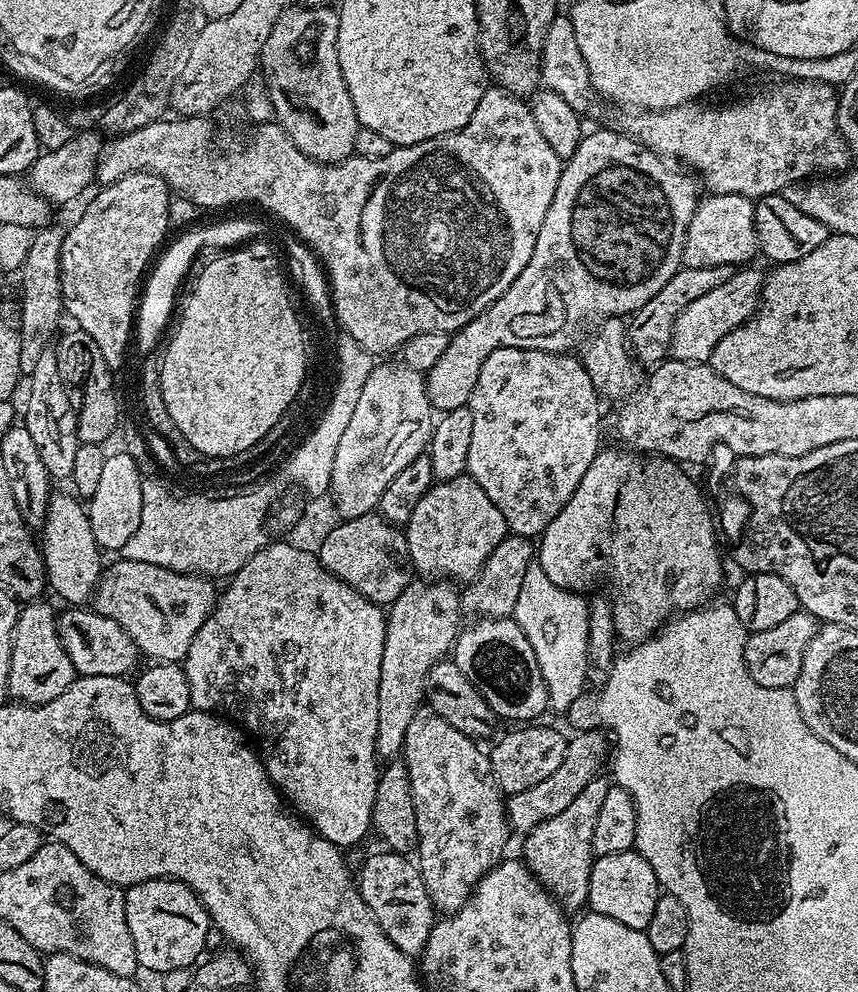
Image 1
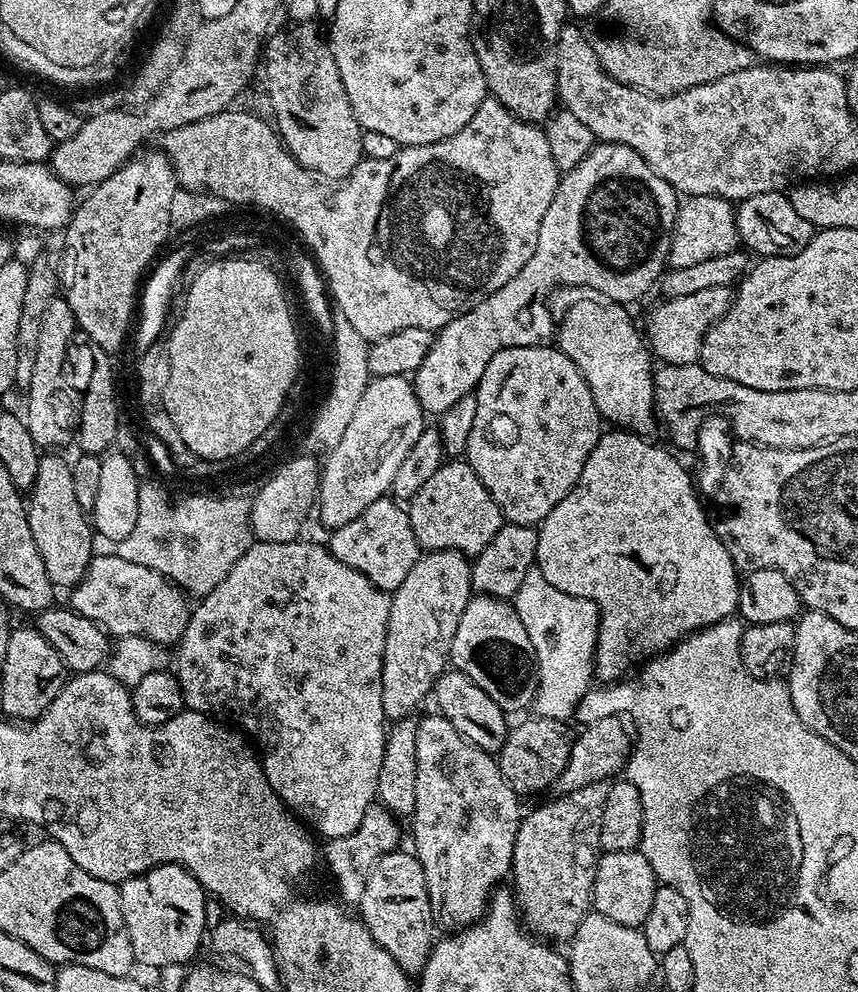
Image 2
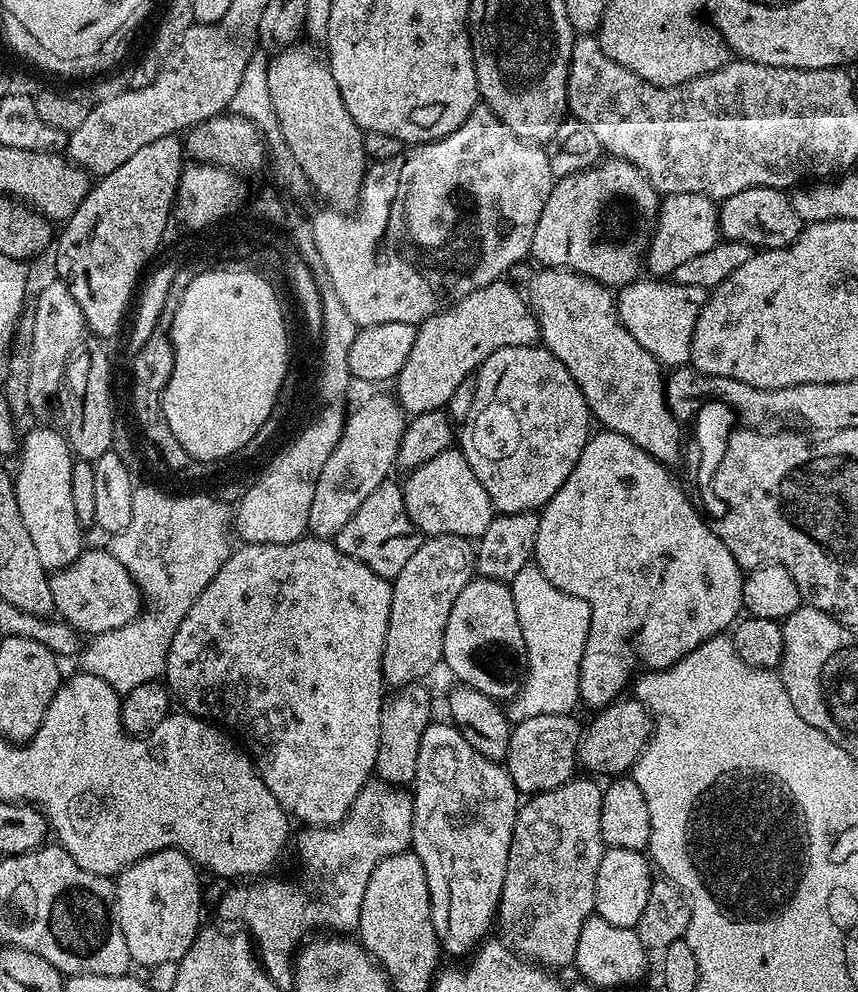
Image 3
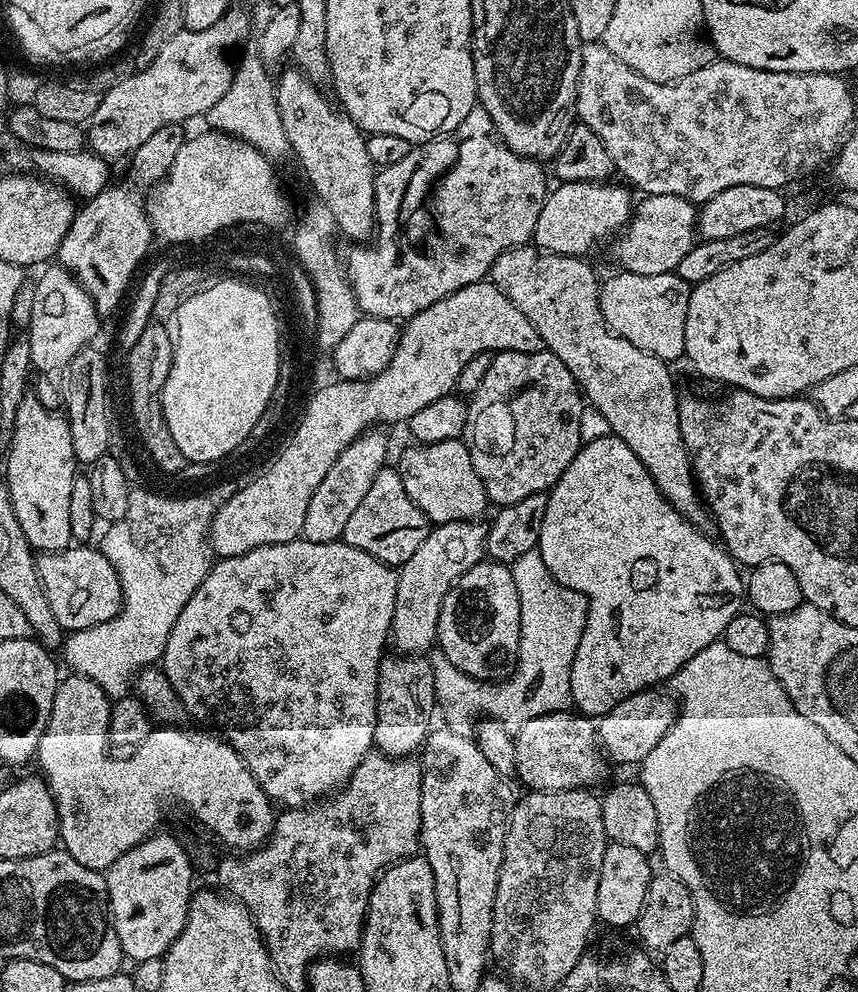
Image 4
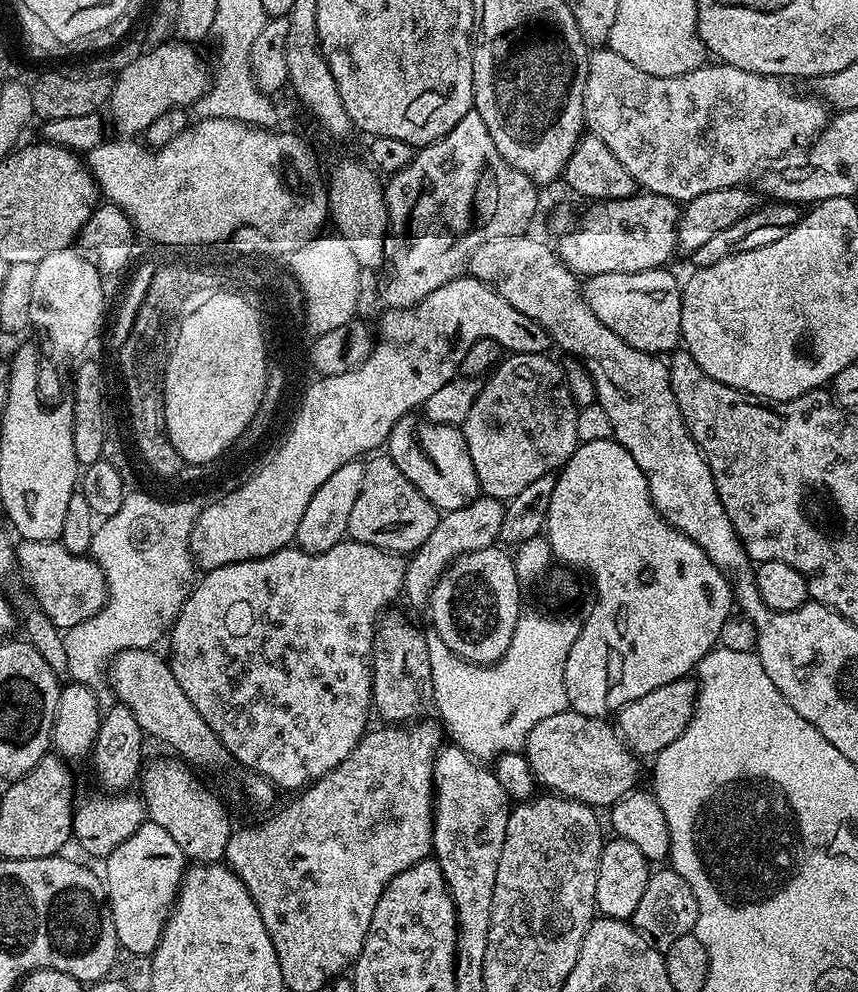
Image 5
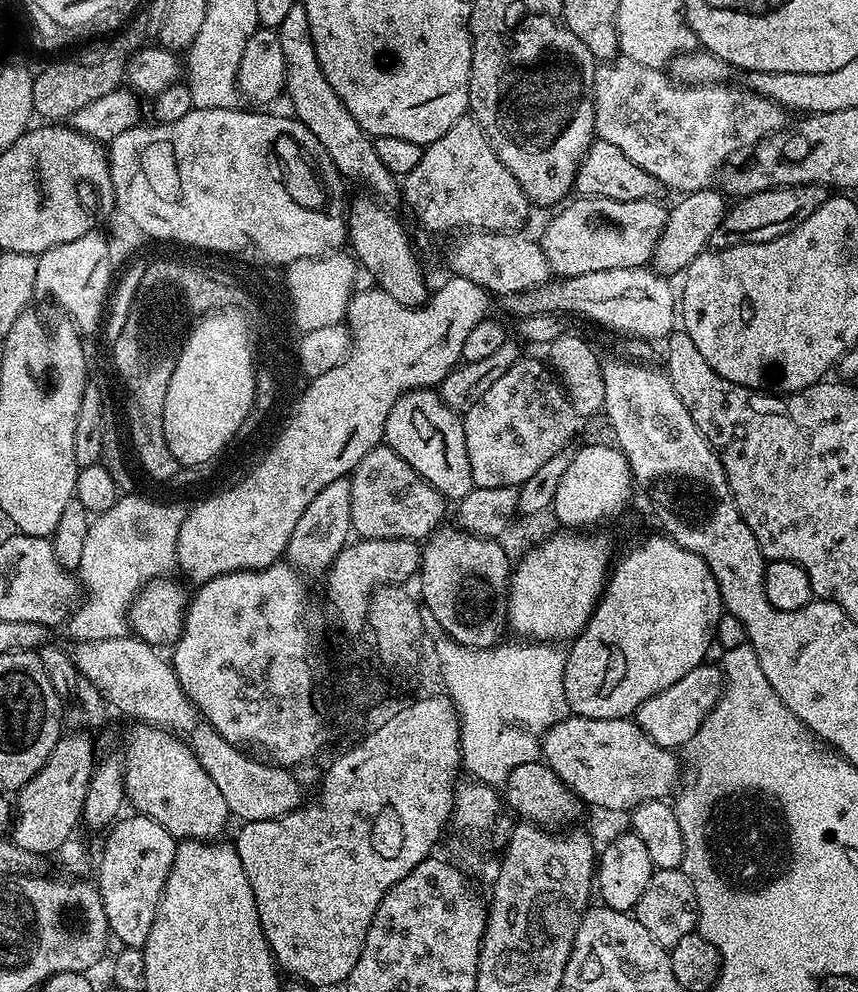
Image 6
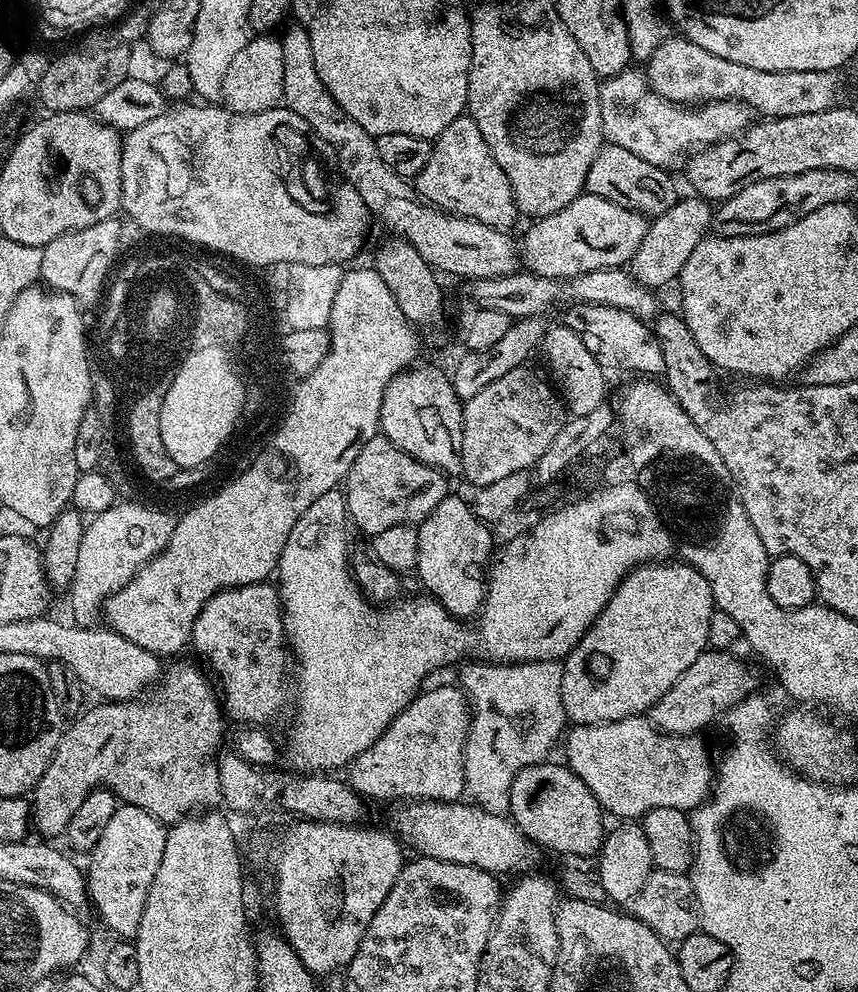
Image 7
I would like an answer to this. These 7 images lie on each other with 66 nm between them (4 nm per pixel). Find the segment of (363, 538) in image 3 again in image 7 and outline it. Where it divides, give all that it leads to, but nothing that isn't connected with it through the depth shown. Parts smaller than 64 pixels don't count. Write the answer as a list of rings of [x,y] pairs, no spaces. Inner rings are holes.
[[[377,434],[358,450],[354,466],[350,466],[348,479],[342,485],[344,499],[348,506],[348,518],[368,538],[390,530],[390,526],[410,524],[418,526],[428,517],[430,510],[450,494],[449,477],[418,462],[410,454],[398,450],[383,434]]]

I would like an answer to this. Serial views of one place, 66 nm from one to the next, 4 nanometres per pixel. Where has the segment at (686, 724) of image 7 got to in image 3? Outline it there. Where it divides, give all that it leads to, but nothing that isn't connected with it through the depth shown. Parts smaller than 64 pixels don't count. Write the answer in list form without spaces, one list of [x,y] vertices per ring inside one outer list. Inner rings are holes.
[[[635,698],[617,699],[608,705],[607,708],[601,708],[595,713],[596,716],[592,720],[592,725],[583,729],[580,738],[580,747],[578,749],[578,764],[581,769],[585,768],[585,773],[595,774],[597,777],[608,776],[607,778],[616,778],[621,774],[627,773],[632,765],[636,763],[636,759],[644,753],[648,747],[648,737],[652,735],[653,717],[649,716],[647,708]]]

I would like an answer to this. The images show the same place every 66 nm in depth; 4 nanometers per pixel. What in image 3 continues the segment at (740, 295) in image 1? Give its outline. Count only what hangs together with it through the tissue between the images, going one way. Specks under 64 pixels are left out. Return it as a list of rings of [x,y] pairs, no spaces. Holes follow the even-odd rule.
[[[641,278],[624,285],[615,293],[614,299],[616,316],[622,326],[630,330],[634,342],[661,366],[675,370],[691,361],[694,326],[708,297],[709,293],[702,286],[686,286],[668,278]]]

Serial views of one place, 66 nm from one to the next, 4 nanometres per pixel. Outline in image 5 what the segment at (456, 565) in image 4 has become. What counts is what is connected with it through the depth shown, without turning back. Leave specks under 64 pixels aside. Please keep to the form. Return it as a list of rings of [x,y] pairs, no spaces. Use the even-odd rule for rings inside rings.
[[[481,494],[474,502],[470,502],[470,506],[462,506],[462,510],[443,513],[438,526],[434,526],[434,531],[430,533],[430,538],[426,538],[426,542],[422,542],[422,546],[411,553],[407,561],[403,599],[408,599],[416,608],[422,607],[423,604],[425,607],[431,601],[432,591],[440,581],[440,576],[459,556],[474,550],[493,547],[500,540],[504,505],[503,500]]]

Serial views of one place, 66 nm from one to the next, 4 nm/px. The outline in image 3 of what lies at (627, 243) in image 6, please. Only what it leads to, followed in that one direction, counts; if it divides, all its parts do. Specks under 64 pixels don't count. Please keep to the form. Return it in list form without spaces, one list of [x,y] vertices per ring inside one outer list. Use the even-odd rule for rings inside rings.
[[[674,194],[664,196],[660,202],[660,212],[656,215],[656,226],[650,233],[646,268],[653,277],[671,277],[678,266],[706,254],[715,244],[721,242],[720,213],[717,201],[703,194]]]

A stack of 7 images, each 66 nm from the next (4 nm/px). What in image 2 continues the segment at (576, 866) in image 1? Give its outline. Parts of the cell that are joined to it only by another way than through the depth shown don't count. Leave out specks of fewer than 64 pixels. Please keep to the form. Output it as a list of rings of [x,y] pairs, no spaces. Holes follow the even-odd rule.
[[[594,782],[590,786],[582,786],[582,790],[553,795],[553,800],[538,805],[529,816],[527,813],[521,819],[514,842],[510,887],[516,898],[518,915],[524,927],[533,936],[547,938],[552,942],[571,941],[582,918],[588,916],[592,908],[596,863],[600,861],[602,855],[600,831],[602,830],[602,810],[606,807],[607,793],[607,783]]]

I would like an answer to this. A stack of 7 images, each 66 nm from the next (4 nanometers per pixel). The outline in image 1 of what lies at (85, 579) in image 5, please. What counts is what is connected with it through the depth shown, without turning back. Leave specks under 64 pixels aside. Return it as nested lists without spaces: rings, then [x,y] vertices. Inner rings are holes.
[[[117,559],[117,564],[112,564],[100,573],[100,580],[96,584],[94,593],[94,611],[106,618],[114,618],[126,634],[136,643],[137,649],[144,652],[152,662],[165,664],[180,664],[186,658],[186,650],[190,650],[190,642],[194,642],[194,634],[206,622],[206,618],[216,607],[218,588],[215,588],[211,579],[199,574],[175,572],[150,562],[134,562],[133,560]]]

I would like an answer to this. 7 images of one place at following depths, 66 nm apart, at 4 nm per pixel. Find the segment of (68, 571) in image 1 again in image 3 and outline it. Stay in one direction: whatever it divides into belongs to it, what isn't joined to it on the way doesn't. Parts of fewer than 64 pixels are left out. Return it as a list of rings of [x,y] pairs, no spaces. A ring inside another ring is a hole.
[[[52,428],[30,429],[28,437],[25,440],[23,437],[18,448],[20,469],[14,472],[18,514],[22,518],[22,526],[26,526],[26,534],[30,534],[30,542],[34,542],[34,550],[38,550],[38,562],[49,570],[70,566],[85,547],[85,533],[78,522],[78,514],[74,514],[70,495],[73,459],[67,435]]]

